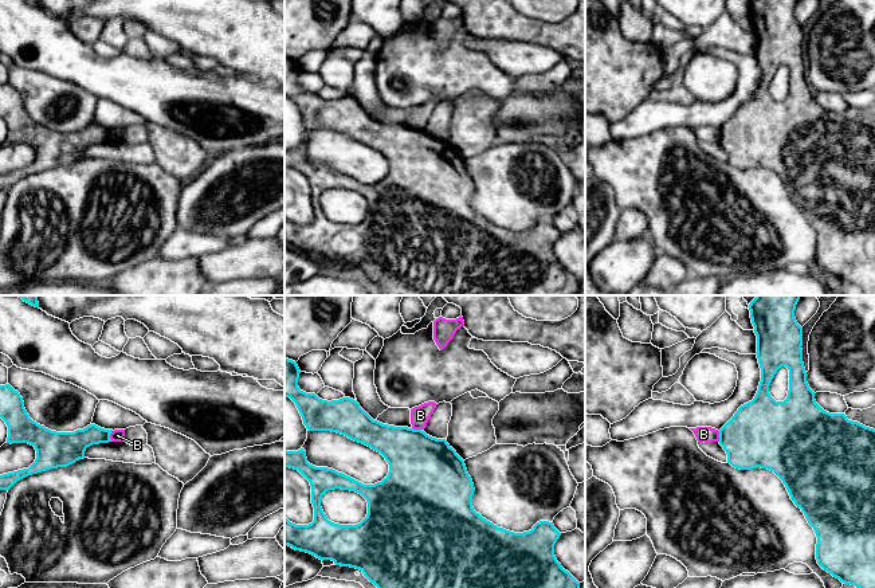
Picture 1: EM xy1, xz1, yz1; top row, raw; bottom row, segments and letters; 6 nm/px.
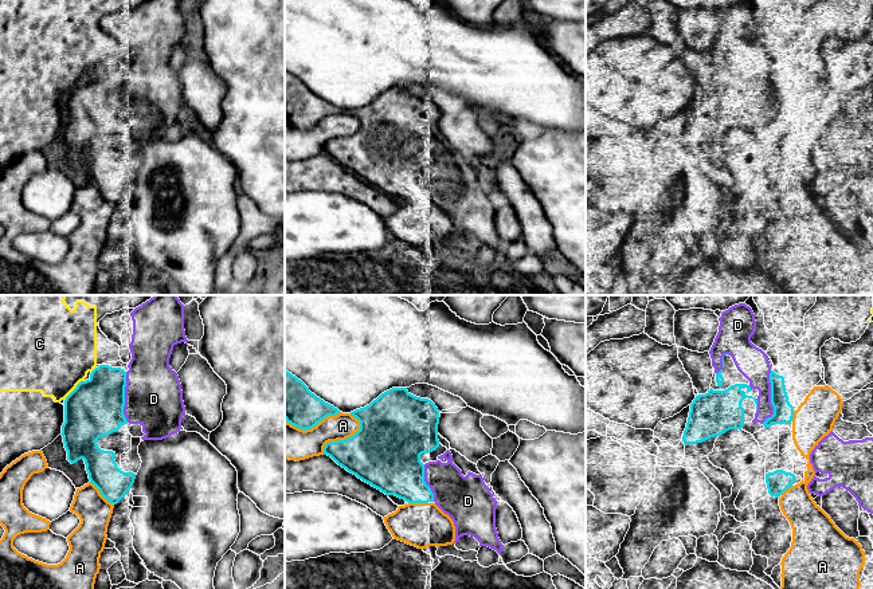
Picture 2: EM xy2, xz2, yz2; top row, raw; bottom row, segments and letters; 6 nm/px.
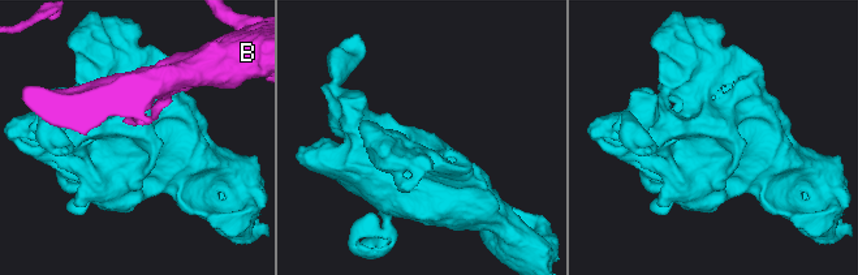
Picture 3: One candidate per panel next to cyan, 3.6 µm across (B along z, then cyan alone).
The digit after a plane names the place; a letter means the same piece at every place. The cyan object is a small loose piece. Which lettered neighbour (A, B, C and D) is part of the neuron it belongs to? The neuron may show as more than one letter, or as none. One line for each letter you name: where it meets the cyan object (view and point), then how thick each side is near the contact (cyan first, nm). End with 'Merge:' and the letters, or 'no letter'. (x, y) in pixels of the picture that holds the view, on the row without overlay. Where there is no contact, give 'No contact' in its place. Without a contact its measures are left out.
D: Touches cyan at yz2 (771, 97). Thickness 130 nm (cyan) against 190 nm
Merge: D

